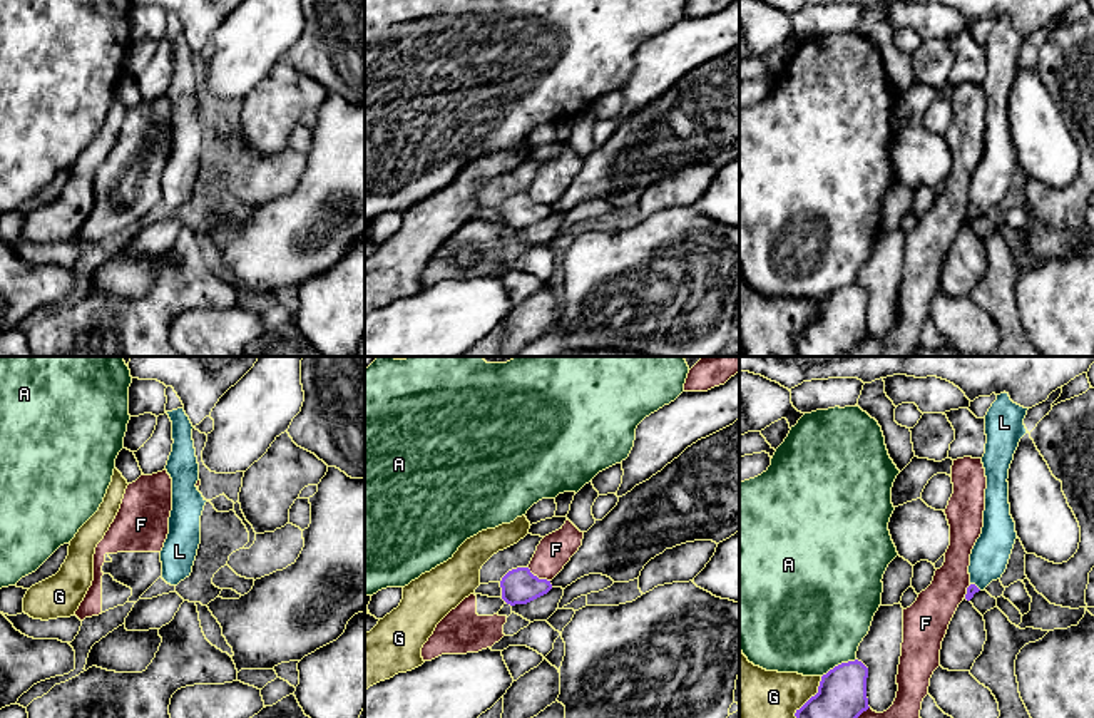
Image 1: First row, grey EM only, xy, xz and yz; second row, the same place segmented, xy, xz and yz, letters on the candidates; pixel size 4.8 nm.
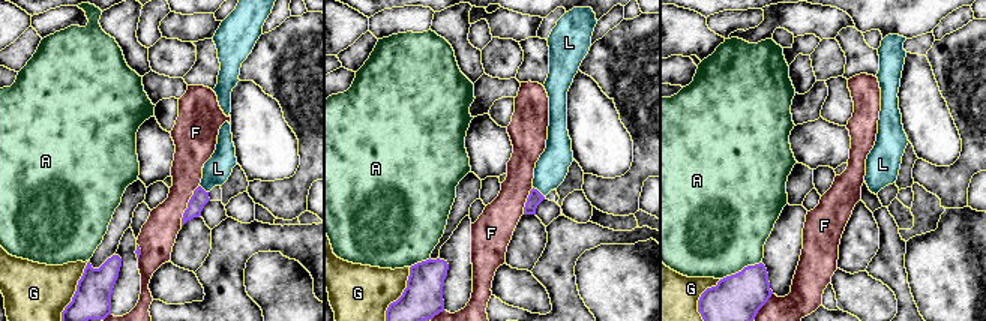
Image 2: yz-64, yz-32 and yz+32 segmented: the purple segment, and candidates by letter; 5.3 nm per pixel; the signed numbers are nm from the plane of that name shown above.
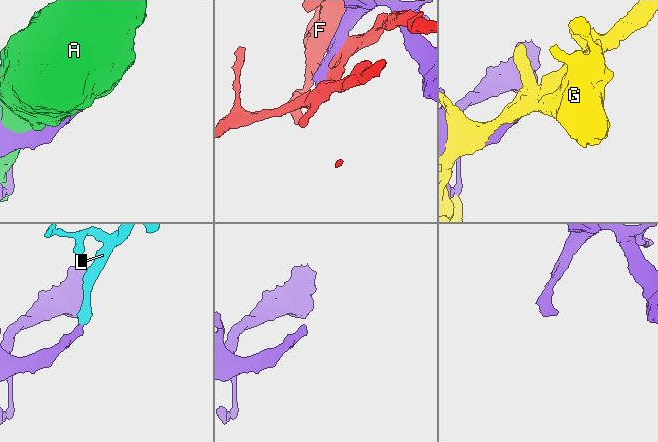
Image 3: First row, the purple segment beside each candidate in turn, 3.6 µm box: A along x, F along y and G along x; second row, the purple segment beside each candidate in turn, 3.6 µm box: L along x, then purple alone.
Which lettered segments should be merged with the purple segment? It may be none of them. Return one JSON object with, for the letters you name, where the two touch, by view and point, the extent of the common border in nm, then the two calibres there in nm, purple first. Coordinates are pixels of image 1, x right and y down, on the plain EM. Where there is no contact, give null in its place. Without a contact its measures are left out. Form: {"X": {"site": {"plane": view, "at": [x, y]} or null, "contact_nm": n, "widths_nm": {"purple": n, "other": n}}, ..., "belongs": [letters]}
{"L": {"site": {"plane": "yz", "at": [974, 210]}, "contact_nm": 70, "widths_nm": {"purple": 50, "other": 180}}, "belongs": ["L"]}

